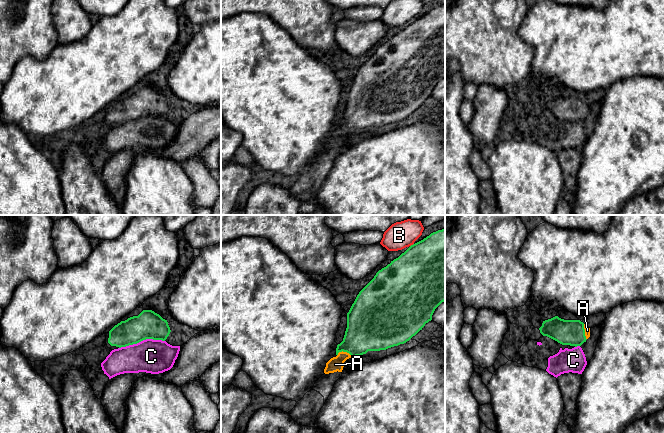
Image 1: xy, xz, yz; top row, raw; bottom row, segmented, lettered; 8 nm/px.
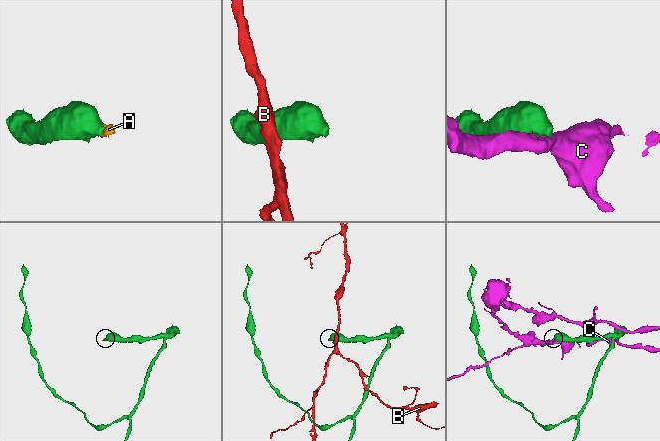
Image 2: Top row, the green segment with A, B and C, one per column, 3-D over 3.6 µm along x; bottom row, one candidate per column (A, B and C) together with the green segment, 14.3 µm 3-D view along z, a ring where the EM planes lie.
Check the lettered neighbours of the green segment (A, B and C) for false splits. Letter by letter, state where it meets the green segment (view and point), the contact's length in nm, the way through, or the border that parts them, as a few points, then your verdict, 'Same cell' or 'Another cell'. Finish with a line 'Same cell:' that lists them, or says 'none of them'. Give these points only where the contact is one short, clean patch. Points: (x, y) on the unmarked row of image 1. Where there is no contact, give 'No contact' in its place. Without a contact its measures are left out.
A: Touches green at xz (345, 127). Shared border 130 nm. Path across: xz (367, 105), (345, 127), (335, 140). Same cell
B: Touches green at xz (411, 21). Shared border 40 nm. Boundary: xz (413, 19), (410, 22). Another cell
C: Touches green at xy (141, 116). Shared border 380 nm. Another cell
Same cell: A

